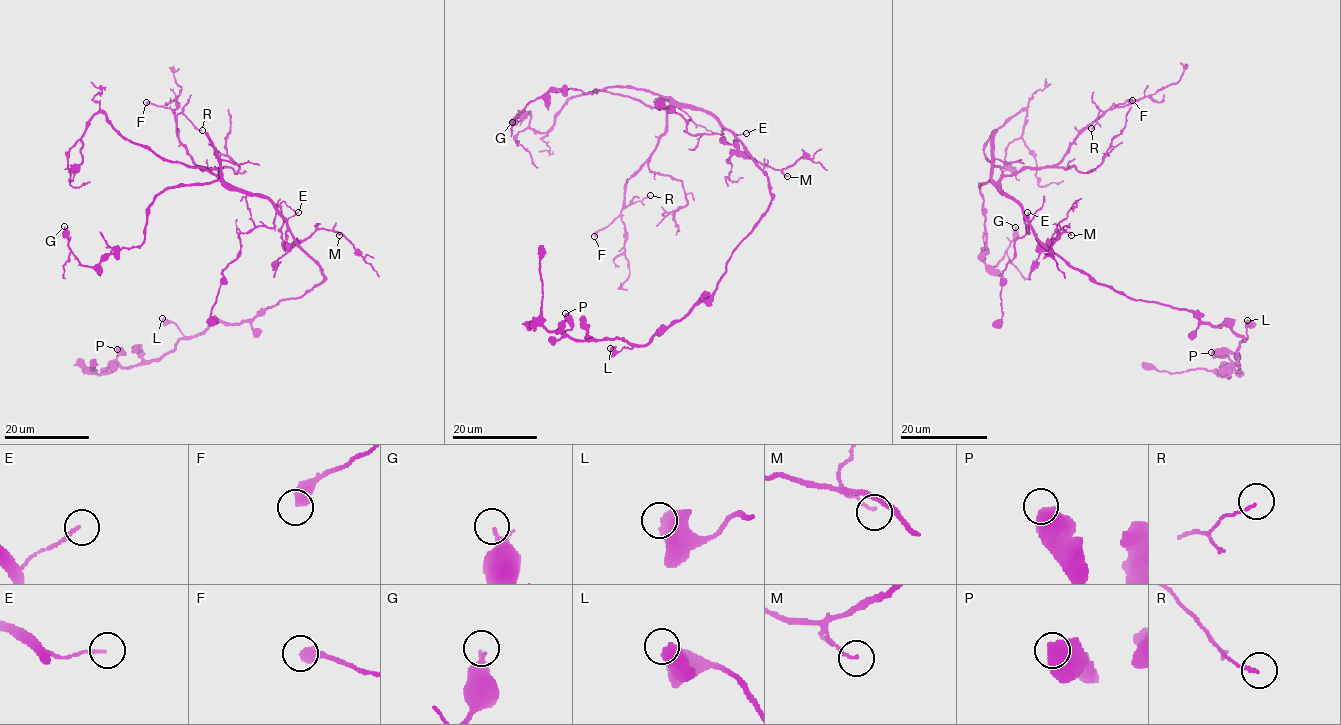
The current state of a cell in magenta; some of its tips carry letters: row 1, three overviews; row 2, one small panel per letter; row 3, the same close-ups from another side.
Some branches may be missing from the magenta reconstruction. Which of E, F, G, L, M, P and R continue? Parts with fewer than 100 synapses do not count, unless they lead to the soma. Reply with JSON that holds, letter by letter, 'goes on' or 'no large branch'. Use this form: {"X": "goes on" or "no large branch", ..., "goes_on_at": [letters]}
{"E": "no large branch", "F": "no large branch", "G": "no large branch", "L": "no large branch", "M": "no large branch", "P": "no large branch", "R": "no large branch", "goes_on_at": []}

